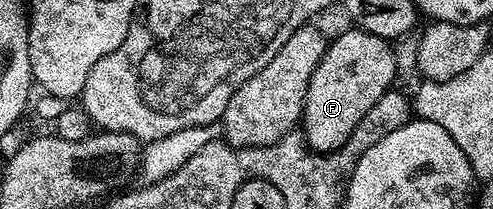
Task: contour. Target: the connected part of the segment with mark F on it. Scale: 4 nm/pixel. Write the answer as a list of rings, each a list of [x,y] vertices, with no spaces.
[[[349,28],[346,34],[339,35],[334,42],[332,39],[326,45],[323,60],[319,60],[319,68],[315,68],[307,88],[303,133],[309,149],[319,154],[330,154],[332,150],[338,150],[353,135],[359,120],[363,120],[363,116],[375,108],[375,100],[382,98],[396,83],[393,81],[397,78],[397,58],[389,46],[392,45],[386,39],[371,36],[365,30],[356,28]]]

